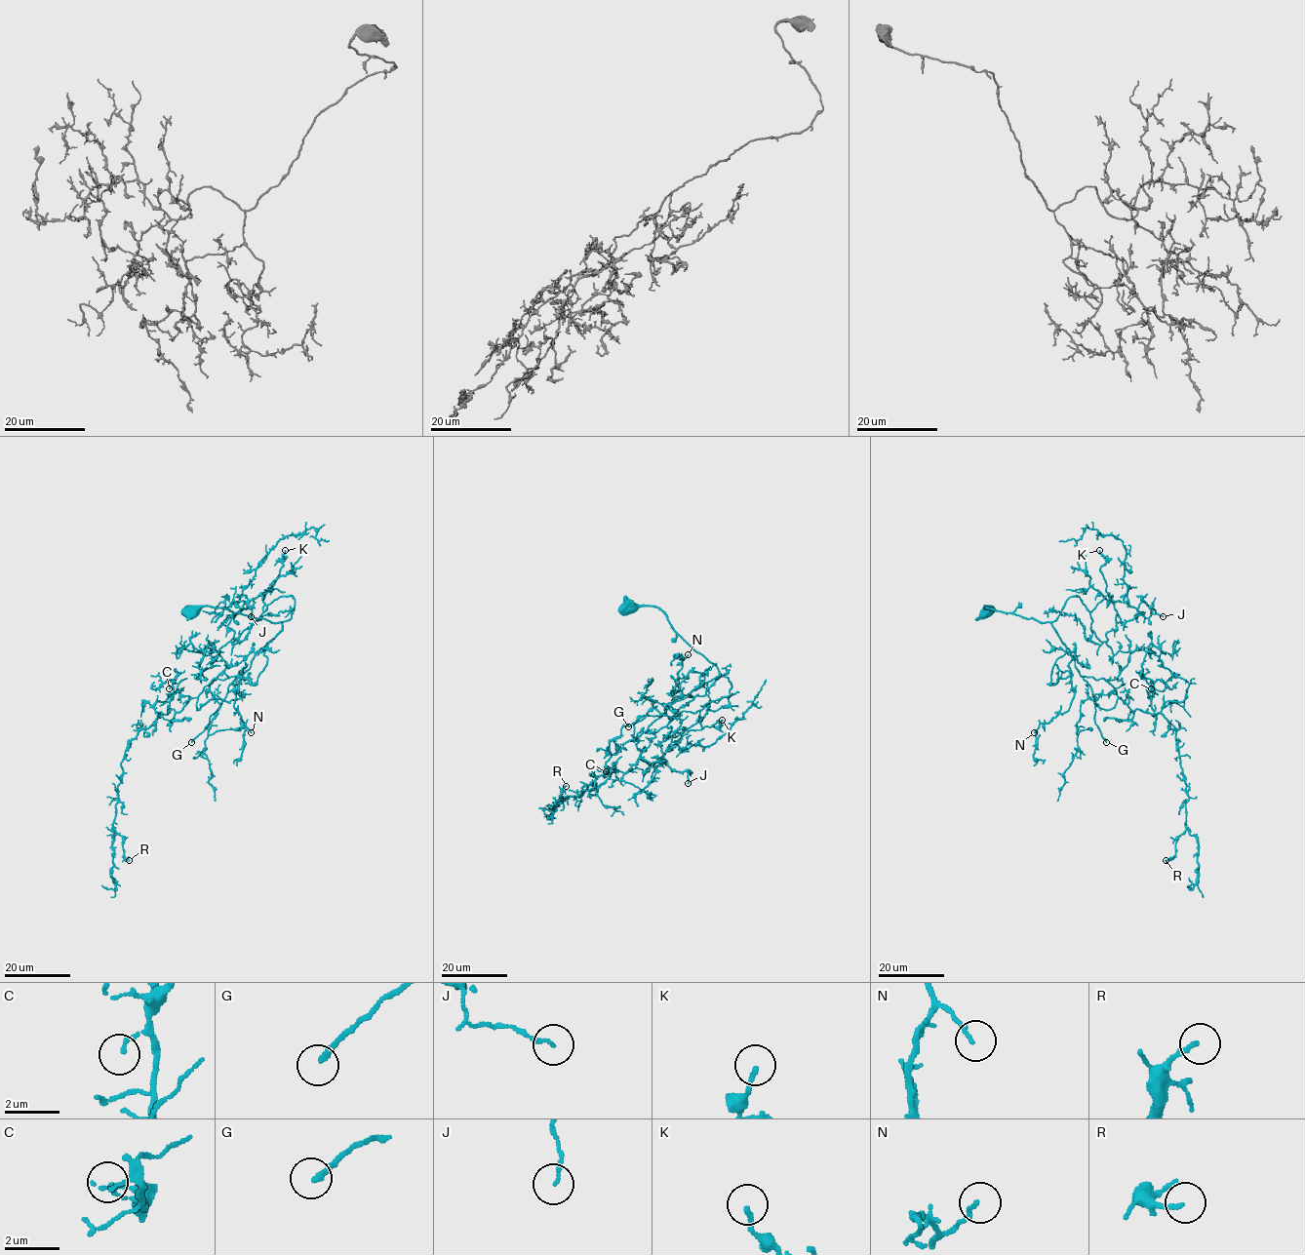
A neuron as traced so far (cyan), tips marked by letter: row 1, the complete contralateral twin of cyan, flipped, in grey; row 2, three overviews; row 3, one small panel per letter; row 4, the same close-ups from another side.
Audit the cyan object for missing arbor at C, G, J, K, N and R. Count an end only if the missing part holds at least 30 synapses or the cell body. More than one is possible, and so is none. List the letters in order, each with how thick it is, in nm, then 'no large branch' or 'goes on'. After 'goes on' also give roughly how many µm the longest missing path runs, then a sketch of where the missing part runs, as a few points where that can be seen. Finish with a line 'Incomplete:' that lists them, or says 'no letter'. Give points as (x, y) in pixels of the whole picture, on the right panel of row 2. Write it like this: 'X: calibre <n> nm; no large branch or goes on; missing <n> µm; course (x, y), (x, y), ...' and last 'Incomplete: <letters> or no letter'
C: calibre 110 nm; no large branch
G: calibre 220 nm; goes on; missing 60 µm; course (1106, 742), (1130, 753), (1134, 750), (1139, 760), (1126, 772), (1121, 802), (1114, 805), (1107, 801), (1084, 834)
J: calibre 110 nm; no large branch
K: calibre 150 nm; no large branch
N: calibre 110 nm; no large branch
R: calibre 140 nm; no large branch
Incomplete: G

